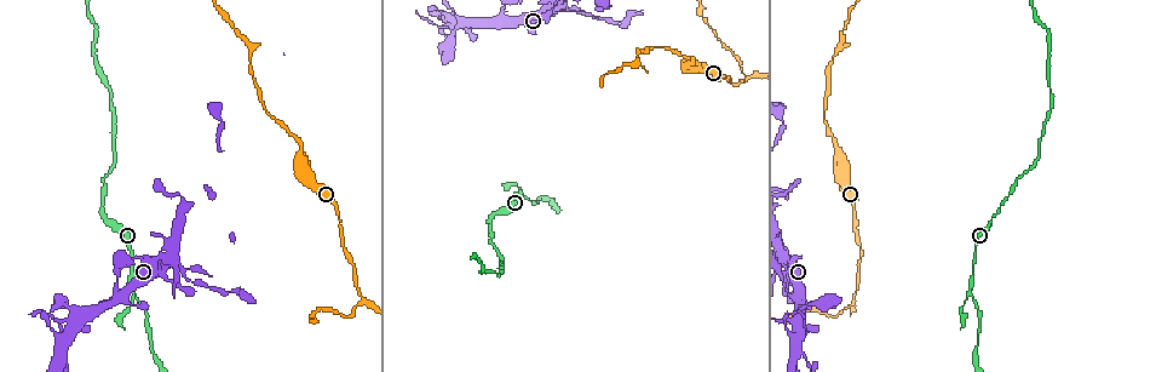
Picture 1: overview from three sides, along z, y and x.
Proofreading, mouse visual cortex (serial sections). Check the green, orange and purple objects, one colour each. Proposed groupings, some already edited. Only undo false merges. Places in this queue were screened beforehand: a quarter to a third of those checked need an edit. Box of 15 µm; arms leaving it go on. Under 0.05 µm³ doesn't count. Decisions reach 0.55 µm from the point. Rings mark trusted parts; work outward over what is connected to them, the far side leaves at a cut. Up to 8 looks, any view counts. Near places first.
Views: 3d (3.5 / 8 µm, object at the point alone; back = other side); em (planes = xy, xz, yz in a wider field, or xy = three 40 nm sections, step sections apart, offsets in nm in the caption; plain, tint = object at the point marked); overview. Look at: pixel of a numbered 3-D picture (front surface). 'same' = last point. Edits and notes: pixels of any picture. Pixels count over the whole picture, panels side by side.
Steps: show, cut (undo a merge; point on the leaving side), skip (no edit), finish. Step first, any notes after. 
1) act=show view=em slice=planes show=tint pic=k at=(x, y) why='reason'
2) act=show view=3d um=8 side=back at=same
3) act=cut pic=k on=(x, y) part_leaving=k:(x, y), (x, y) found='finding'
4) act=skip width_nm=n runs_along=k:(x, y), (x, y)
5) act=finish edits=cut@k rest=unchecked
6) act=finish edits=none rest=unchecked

act=show view=3d um=8 pic=1 at=(363, 297) why='abrupt turn'

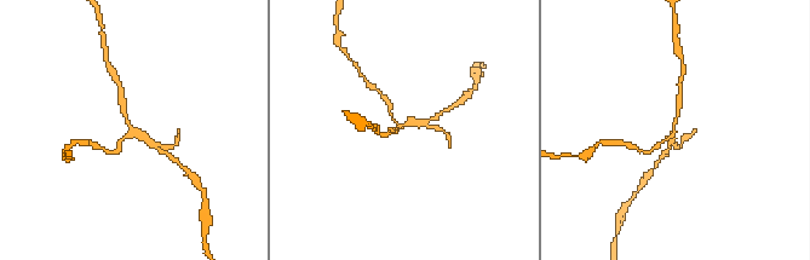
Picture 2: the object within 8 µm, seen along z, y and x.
act=show view=em slice=xy step=2 show=tint pic=2 at=(400, 124) arms=3 arm_widths_nm=100,150,200

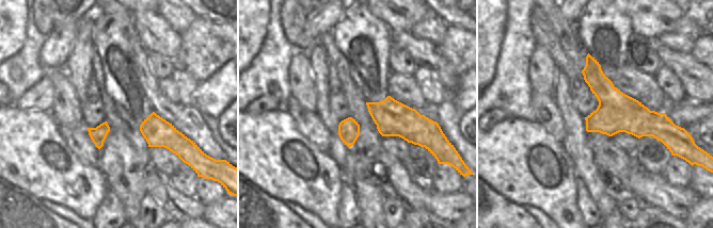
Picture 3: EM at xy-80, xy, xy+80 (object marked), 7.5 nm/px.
act=cut pic=2 on=(685, 137) width_nm=260 border=3:(599, 103), (623, 110), (648, 110) found='two cells meet here'

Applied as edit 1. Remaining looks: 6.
act=show view=overview why='redraw'

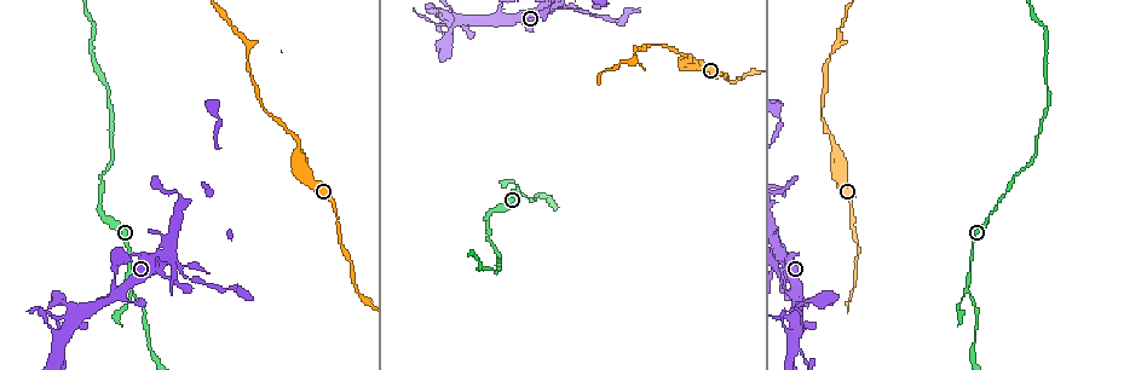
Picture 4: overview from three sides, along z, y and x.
act=show view=3d um=3.5 pic=4 at=(968, 291) why='branch point'

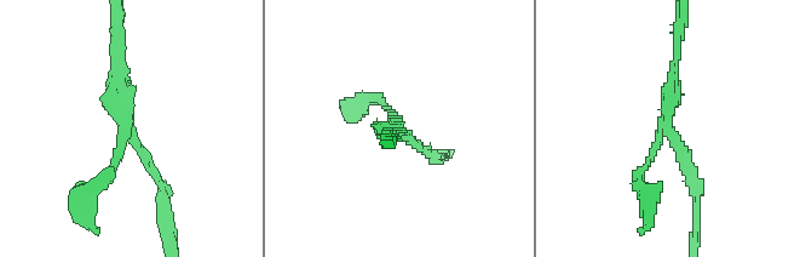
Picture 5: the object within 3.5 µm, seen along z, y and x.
act=show view=em slice=planes show=tint pic=5 at=(663, 125) why='need the tissue'

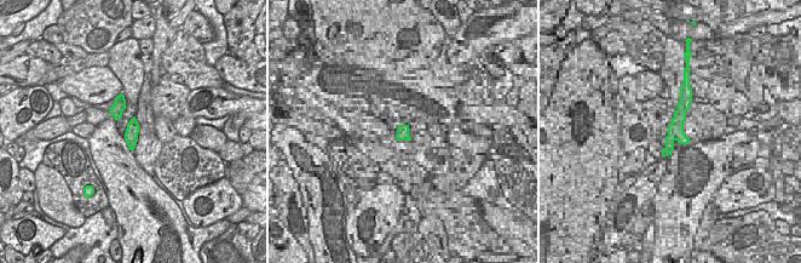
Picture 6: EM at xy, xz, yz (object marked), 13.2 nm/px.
act=cut pic=5 on=(381, 101) found='two cells meet here'

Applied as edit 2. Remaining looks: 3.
act=show view=3d um=8 pic=4 at=(190, 278) why='thin neck'

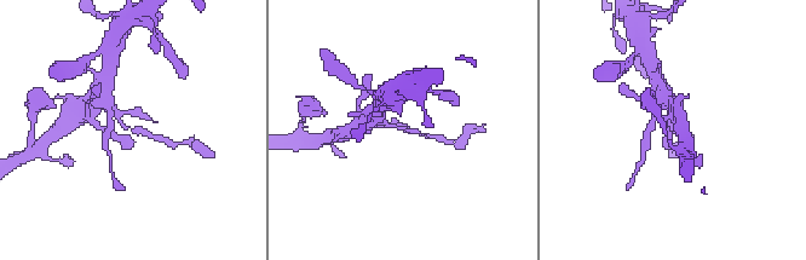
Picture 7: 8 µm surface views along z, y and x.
act=show view=3d um=3.5 side=back pic=7 at=(672, 127)

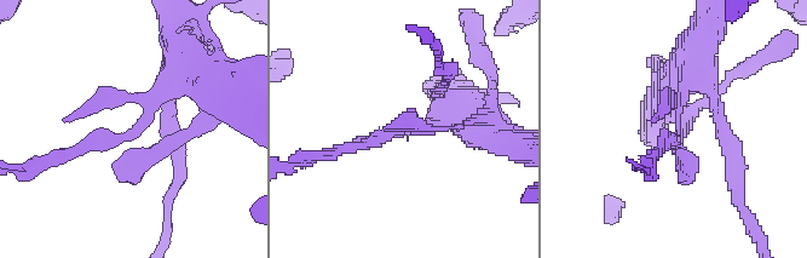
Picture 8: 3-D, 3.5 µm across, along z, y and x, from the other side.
act=show view=em slice=xy step=5 show=tint pic=8 at=(398, 134)

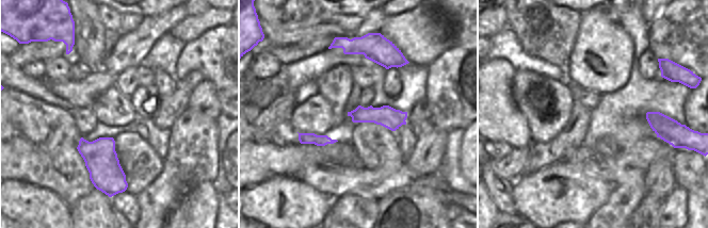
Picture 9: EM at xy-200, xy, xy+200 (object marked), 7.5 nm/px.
act=cut pic=8 on=(119, 139) width_nm=160 part_leaving=8:(147, 112), (117, 138), (46, 160) found='a second cell is stuck on'

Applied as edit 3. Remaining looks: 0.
act=finish edits=cut@2,cut@5,cut@8 rest=unchecked

